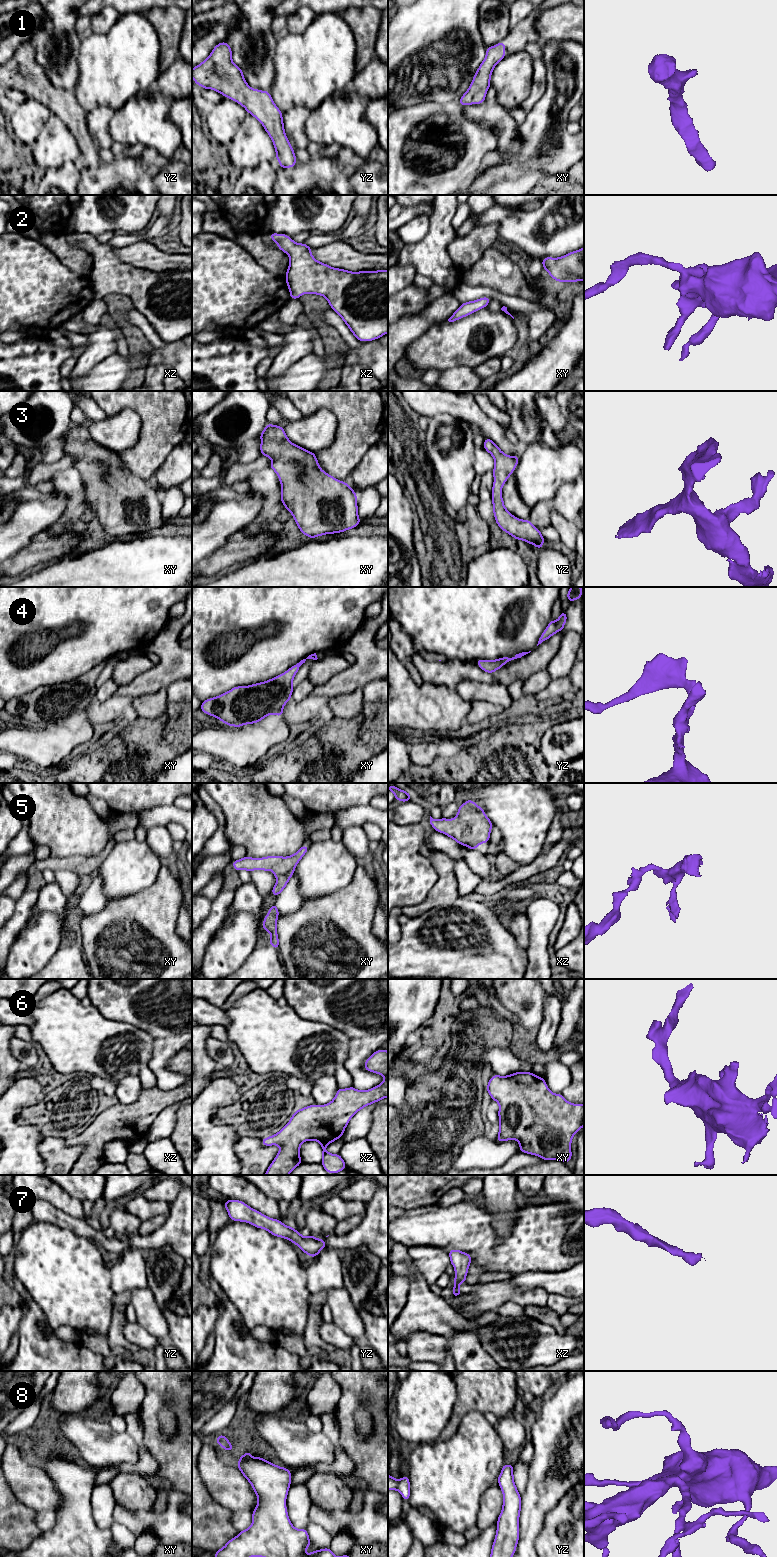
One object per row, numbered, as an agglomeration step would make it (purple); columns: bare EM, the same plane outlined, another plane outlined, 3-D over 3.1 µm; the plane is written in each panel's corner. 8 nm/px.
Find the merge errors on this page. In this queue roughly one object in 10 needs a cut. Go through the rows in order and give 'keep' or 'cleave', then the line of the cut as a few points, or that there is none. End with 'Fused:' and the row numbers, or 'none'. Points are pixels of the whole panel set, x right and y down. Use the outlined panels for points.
1: keep; no cut
2: keep; no cut
3: keep; no cut
4: keep; no cut
5: keep; no cut
6: keep; no cut
7: keep; no cut
8: keep; no cut
Fused: none

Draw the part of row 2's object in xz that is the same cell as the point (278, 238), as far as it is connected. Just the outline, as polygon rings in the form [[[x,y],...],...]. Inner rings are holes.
[[[270,232],[270,238],[290,258],[285,280],[291,299],[299,299],[307,293],[324,296],[359,341],[372,341],[388,333],[387,270],[351,272],[333,268],[317,261],[311,254],[310,246],[295,243],[286,234]]]

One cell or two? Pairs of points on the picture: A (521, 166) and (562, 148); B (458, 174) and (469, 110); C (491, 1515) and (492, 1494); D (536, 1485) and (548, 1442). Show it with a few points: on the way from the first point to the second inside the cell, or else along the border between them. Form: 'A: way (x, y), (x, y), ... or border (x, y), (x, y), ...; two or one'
A: way (531, 159), (541, 156), (552, 156); one
B: border (461, 106), (462, 113), (468, 120), (488, 130); two
C: way (491, 1510), (492, 1499); one
D: way (543, 1474), (548, 1465), (548, 1453); one

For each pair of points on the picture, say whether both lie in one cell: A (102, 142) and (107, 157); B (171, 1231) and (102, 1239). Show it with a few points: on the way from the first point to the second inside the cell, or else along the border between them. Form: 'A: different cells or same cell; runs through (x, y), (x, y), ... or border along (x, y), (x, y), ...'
A: different cells; border along (98, 148), (108, 150)
B: same cell; runs through (154, 1240), (149, 1242), (119, 1243)

